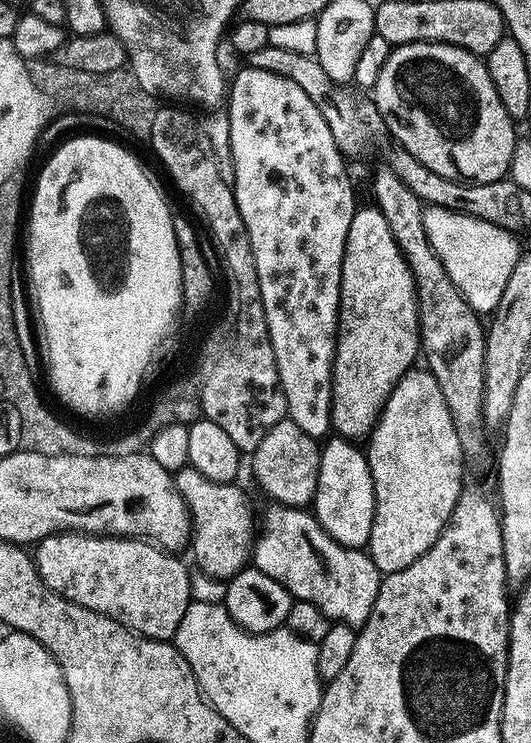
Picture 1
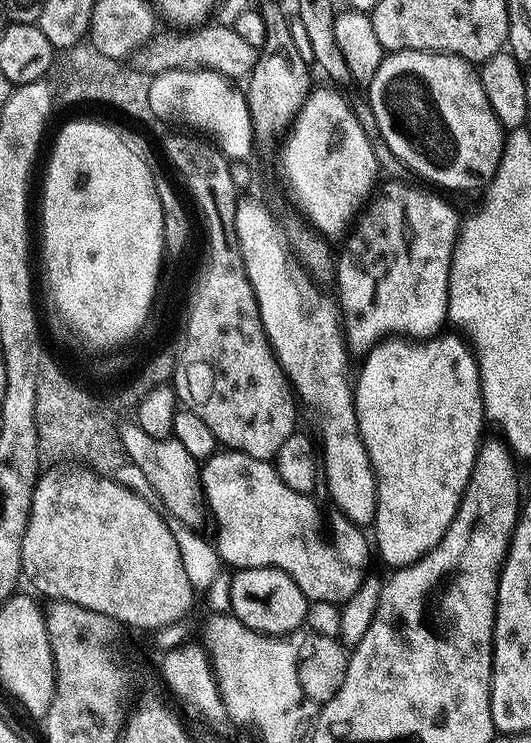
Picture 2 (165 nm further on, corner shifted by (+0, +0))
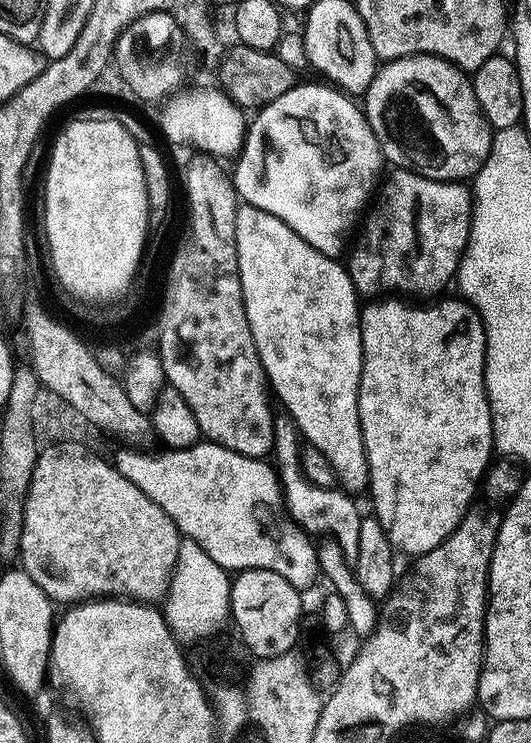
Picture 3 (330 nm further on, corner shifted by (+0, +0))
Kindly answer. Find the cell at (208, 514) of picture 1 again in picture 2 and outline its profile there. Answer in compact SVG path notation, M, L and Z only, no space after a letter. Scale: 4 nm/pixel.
M139 426L134 429L134 440L122 440L129 463L133 464L144 475L146 483L152 487L151 495L162 505L168 516L178 518L178 522L186 522L186 526L199 529L200 523L206 520L206 499L204 483L200 481L201 465L175 438L167 440L150 438L146 430Z

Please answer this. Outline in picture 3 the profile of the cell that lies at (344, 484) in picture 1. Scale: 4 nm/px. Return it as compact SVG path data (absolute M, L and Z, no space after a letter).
M251 206L236 209L236 249L238 274L242 282L244 309L252 335L256 359L267 383L276 391L287 415L295 421L305 441L321 452L336 472L337 481L349 493L357 494L369 487L368 459L362 438L358 414L358 389L364 351L360 333L362 300L352 276L339 259L318 251L306 242L286 222Z

